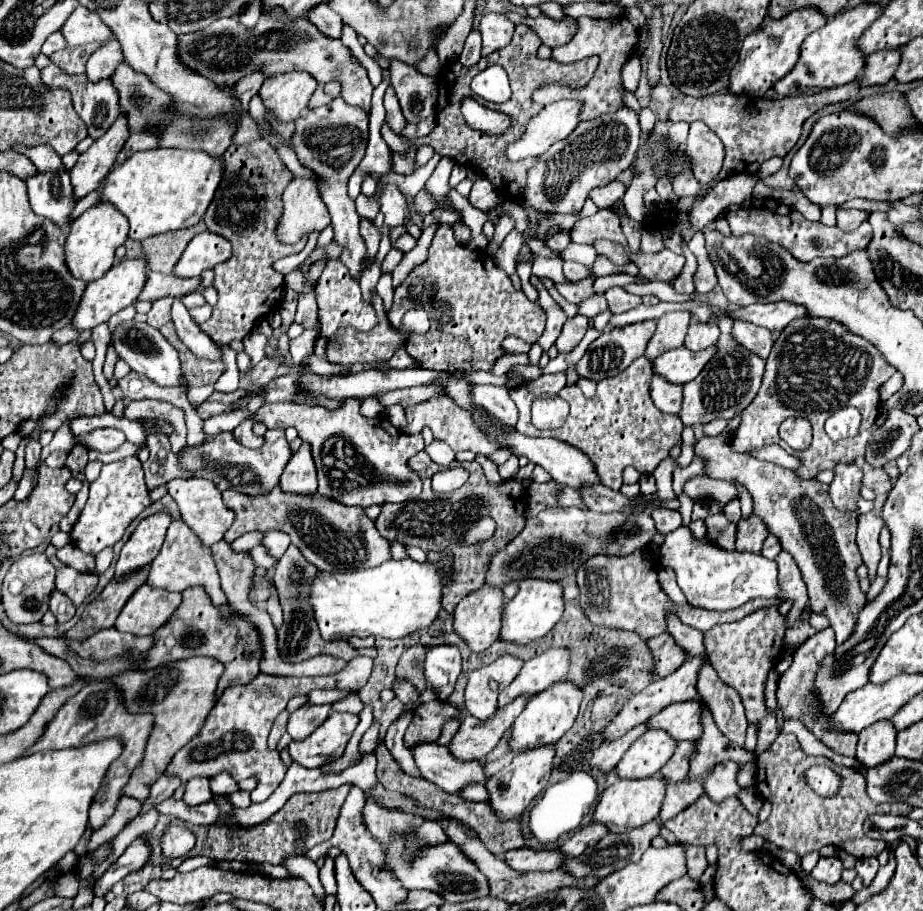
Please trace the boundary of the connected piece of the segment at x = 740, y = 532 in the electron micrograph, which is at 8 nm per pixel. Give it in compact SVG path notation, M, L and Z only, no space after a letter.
M751 516L747 520L739 520L737 524L737 550L761 554L763 540L769 536L765 522L759 516Z

